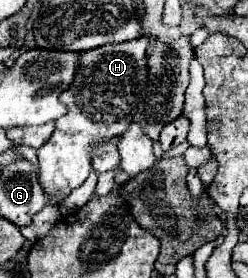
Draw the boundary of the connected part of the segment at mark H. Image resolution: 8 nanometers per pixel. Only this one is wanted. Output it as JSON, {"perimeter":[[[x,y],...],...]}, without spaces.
{"perimeter":[[[138,37],[134,41],[102,45],[78,53],[74,81],[70,89],[60,95],[68,113],[56,119],[52,137],[38,149],[40,183],[46,191],[68,195],[72,189],[80,187],[92,171],[90,153],[94,153],[94,145],[122,135],[130,127],[146,87],[146,49],[150,45],[154,45],[150,37]]]}

